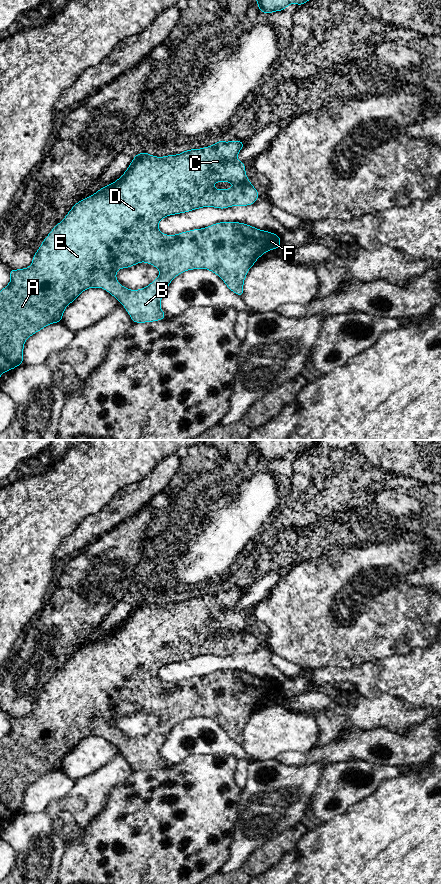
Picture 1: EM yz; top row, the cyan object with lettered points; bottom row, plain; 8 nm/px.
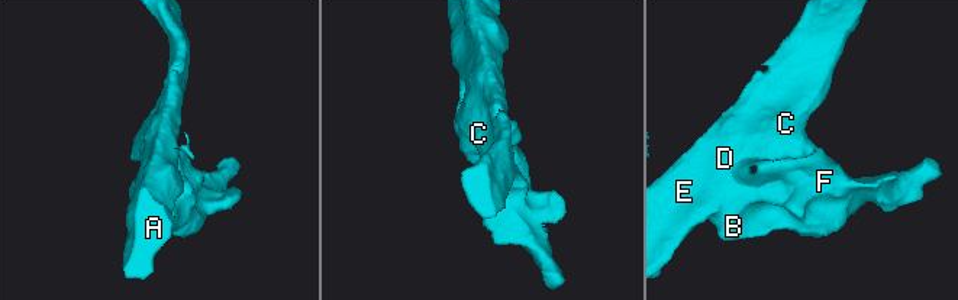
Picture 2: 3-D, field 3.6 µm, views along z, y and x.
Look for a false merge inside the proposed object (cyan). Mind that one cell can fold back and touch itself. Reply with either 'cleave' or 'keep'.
keep

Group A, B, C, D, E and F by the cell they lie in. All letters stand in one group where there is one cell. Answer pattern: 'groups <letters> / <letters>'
groups A B C D E F

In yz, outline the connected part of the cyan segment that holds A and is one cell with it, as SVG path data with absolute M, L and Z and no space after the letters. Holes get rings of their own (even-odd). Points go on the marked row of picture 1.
M219 140L213 146L204 147L201 149L190 149L186 150L178 155L167 155L164 157L156 157L150 155L148 152L141 152L134 156L134 159L130 163L125 173L117 179L114 183L106 185L99 189L95 194L78 201L72 209L67 213L66 217L58 223L49 233L49 235L43 240L40 248L36 251L33 256L32 265L24 269L9 269L11 282L2 289L0 292L0 376L5 371L10 371L19 365L23 365L23 348L24 342L34 333L37 333L47 325L62 322L62 315L65 308L72 303L77 297L86 289L90 287L104 288L107 292L113 295L127 310L133 323L145 323L154 322L166 319L166 314L160 308L160 301L164 295L166 288L170 282L179 274L184 271L192 269L204 268L214 272L218 275L227 287L240 297L243 297L244 288L243 282L246 278L248 270L255 264L256 260L261 257L265 252L272 249L281 248L281 238L274 233L269 231L259 230L255 227L240 222L219 222L211 226L202 229L193 229L186 232L181 232L177 235L165 235L159 231L159 221L170 215L181 214L184 212L190 212L192 210L203 208L203 207L214 207L220 209L226 209L231 206L249 206L256 202L259 197L259 192L253 187L251 182L248 180L245 172L246 163L239 162L237 160L238 152L245 146L243 141L234 140L230 142L224 142ZM226 181L230 183L236 183L237 185L231 189L216 190L212 184L214 182ZM139 262L149 263L160 270L159 277L151 282L147 287L139 290L129 290L123 285L120 285L116 280L116 271L121 268L129 268L136 265Z

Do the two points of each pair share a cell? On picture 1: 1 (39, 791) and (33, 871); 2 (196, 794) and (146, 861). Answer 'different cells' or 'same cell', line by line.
1: different cells
2: same cell

